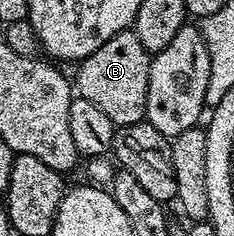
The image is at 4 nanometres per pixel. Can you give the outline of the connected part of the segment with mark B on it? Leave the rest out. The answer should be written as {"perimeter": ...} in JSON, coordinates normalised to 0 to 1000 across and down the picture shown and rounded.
{"perimeter":[[[547,127],[517,144],[483,144],[483,161],[466,161],[466,178],[449,178],[449,195],[415,195],[415,212],[397,212],[397,229],[380,229],[359,254],[333,258],[329,284],[338,288],[321,305],[321,373],[329,407],[346,419],[363,419],[376,432],[397,432],[402,449],[436,470],[466,500],[470,517],[487,534],[530,542],[556,525],[581,525],[620,504],[628,487],[628,419],[637,415],[637,297],[645,292],[645,242],[650,225],[620,212],[620,195],[603,195],[598,169],[585,161],[585,144],[573,127]]]}

